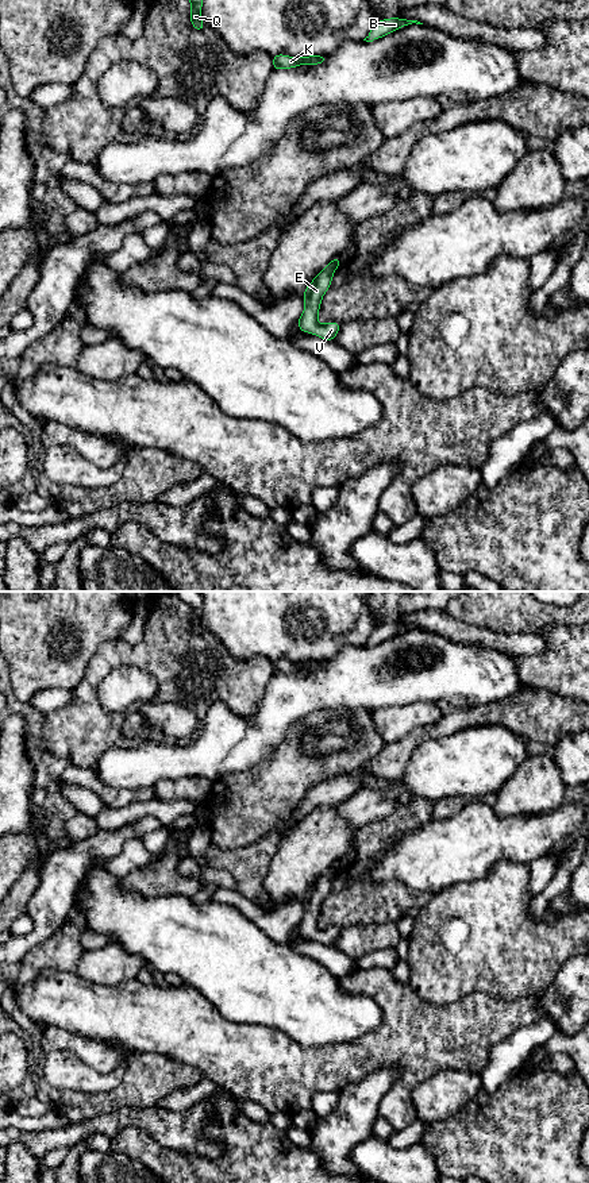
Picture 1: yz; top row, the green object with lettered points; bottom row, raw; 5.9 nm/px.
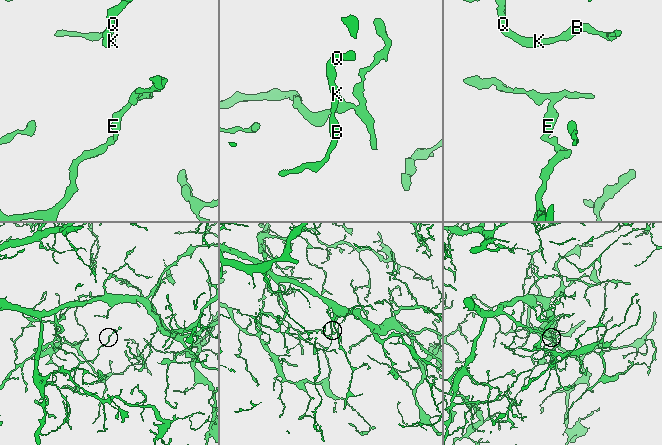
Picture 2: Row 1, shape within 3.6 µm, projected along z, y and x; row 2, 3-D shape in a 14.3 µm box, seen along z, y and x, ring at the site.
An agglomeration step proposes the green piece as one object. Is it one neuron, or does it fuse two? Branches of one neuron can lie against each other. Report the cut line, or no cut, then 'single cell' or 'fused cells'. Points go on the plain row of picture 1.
cut none; single cell

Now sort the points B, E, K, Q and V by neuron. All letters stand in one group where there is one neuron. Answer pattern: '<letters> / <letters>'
B E K Q V

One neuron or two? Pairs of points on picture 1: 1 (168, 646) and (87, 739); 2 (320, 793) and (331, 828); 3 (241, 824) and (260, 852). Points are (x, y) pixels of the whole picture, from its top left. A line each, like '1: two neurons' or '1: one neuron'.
1: one neuron
2: two neurons
3: two neurons

